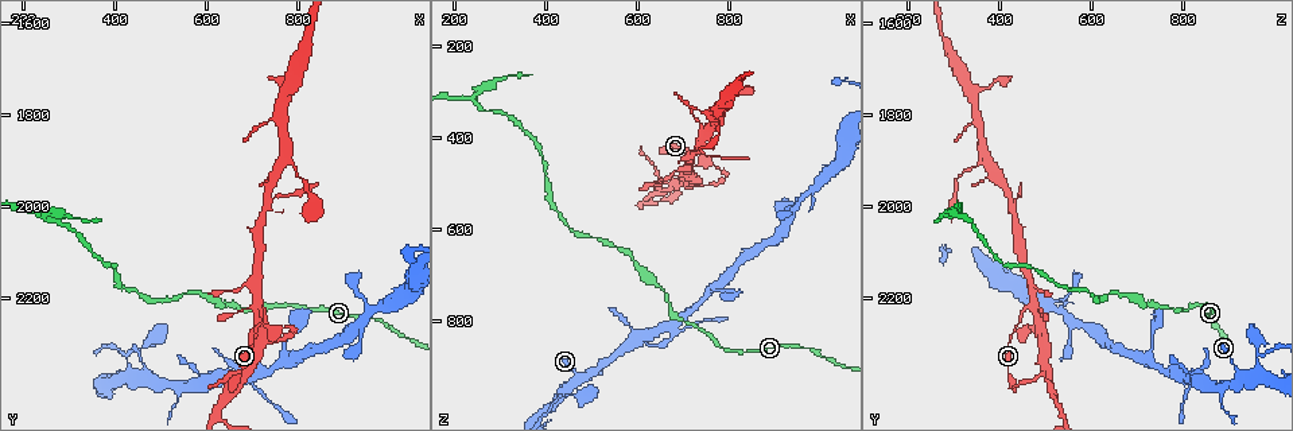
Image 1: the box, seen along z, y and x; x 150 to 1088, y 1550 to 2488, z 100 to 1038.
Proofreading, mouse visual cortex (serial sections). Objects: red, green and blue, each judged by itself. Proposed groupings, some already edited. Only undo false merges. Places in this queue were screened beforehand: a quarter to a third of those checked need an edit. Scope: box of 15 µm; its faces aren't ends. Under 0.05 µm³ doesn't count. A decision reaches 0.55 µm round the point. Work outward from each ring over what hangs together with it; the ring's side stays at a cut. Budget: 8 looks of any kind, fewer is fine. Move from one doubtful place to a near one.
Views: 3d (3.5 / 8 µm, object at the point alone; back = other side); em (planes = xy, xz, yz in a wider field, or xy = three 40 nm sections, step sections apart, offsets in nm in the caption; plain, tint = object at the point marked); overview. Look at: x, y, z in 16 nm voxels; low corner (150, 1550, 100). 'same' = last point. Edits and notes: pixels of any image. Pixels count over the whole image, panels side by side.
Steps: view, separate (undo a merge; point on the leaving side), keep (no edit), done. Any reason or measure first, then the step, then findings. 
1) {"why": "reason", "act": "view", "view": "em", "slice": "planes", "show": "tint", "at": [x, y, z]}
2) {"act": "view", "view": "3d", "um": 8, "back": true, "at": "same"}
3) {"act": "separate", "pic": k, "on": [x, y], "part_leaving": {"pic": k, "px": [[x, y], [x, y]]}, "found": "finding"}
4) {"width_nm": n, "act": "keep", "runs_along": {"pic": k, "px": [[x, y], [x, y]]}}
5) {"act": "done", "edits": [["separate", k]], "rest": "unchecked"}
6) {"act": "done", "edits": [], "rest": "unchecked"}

{"why": "a narrow waist", "act": "view", "view": "3d", "um": 8, "at": [425, 2325, 960]}

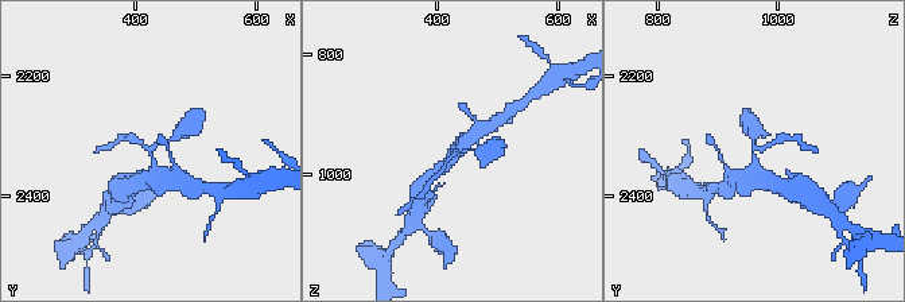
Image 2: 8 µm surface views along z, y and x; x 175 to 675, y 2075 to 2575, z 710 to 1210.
{"act": "view", "view": "3d", "um": 3.5, "at": [430, 2325, 965]}

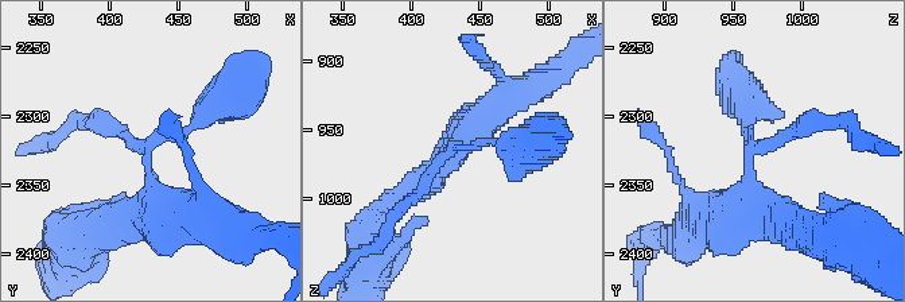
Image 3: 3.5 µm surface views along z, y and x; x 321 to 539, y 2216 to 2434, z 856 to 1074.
{"act": "view", "view": "em", "slice": "xy", "step": 5, "show": "tint", "at": [426, 2328, 960]}

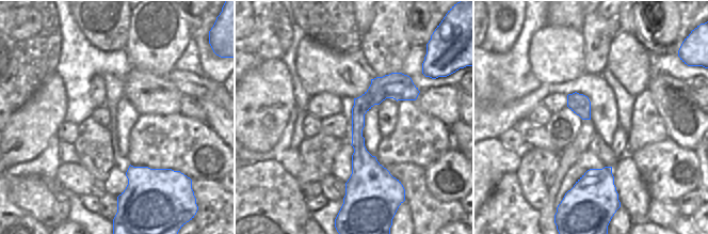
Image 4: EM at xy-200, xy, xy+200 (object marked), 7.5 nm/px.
{"arms": 3, "act": "separate", "pic": 3, "on": [123, 132], "part_leaving": {"pic": 3, "px": [[749, 163], [749, 101], [734, 81]]}, "found": "a second cell is stuck on"}

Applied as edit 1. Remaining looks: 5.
{"act": "view", "view": "overview"}

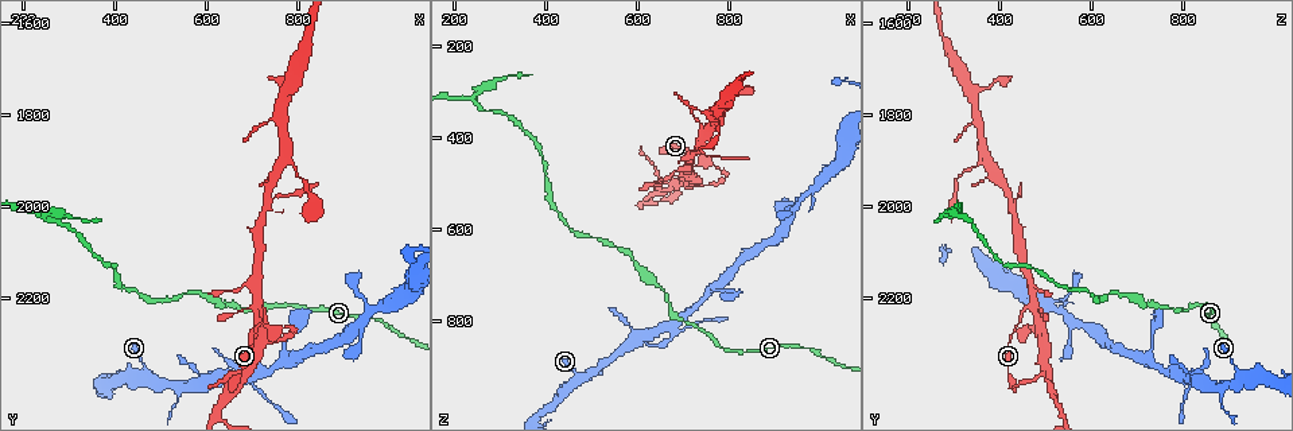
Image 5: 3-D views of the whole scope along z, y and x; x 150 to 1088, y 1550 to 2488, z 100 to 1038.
{"why": "two arms in line, one across", "act": "view", "view": "3d", "um": 3.5, "at": [670, 2370, 810]}

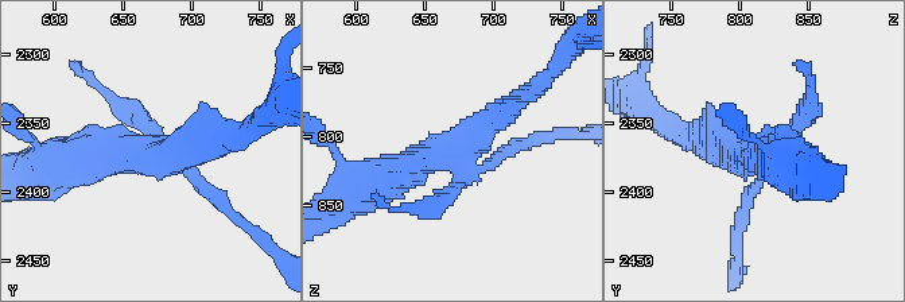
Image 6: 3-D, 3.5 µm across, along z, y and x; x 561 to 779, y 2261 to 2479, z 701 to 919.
{"act": "view", "view": "em", "slice": "xy", "step": 1, "show": "plain", "at": [670, 2374, 810]}

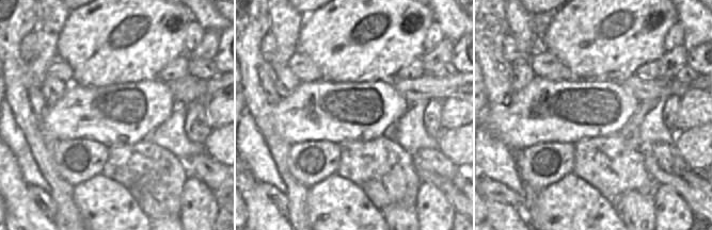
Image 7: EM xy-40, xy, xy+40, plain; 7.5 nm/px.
{"act": "view", "view": "em", "slice": "xy", "step": 1, "show": "tint", "at": "same"}

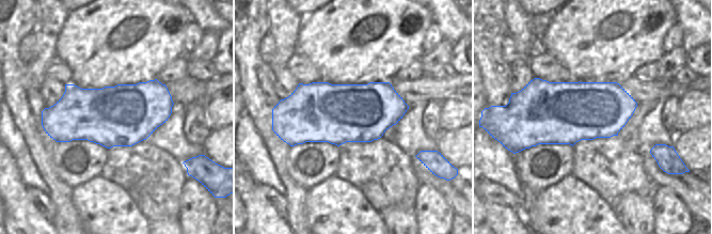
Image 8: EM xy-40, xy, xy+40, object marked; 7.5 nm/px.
{"act": "separate", "pic": 6, "on": [124, 109], "part_leaving": {"pic": 6, "px": [[469, 166], [564, 135]]}, "found": "two cells meet here"}

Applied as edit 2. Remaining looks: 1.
{"act": "done", "edits": [["separate", 3], ["separate", 6]], "rest": "unchecked"}

